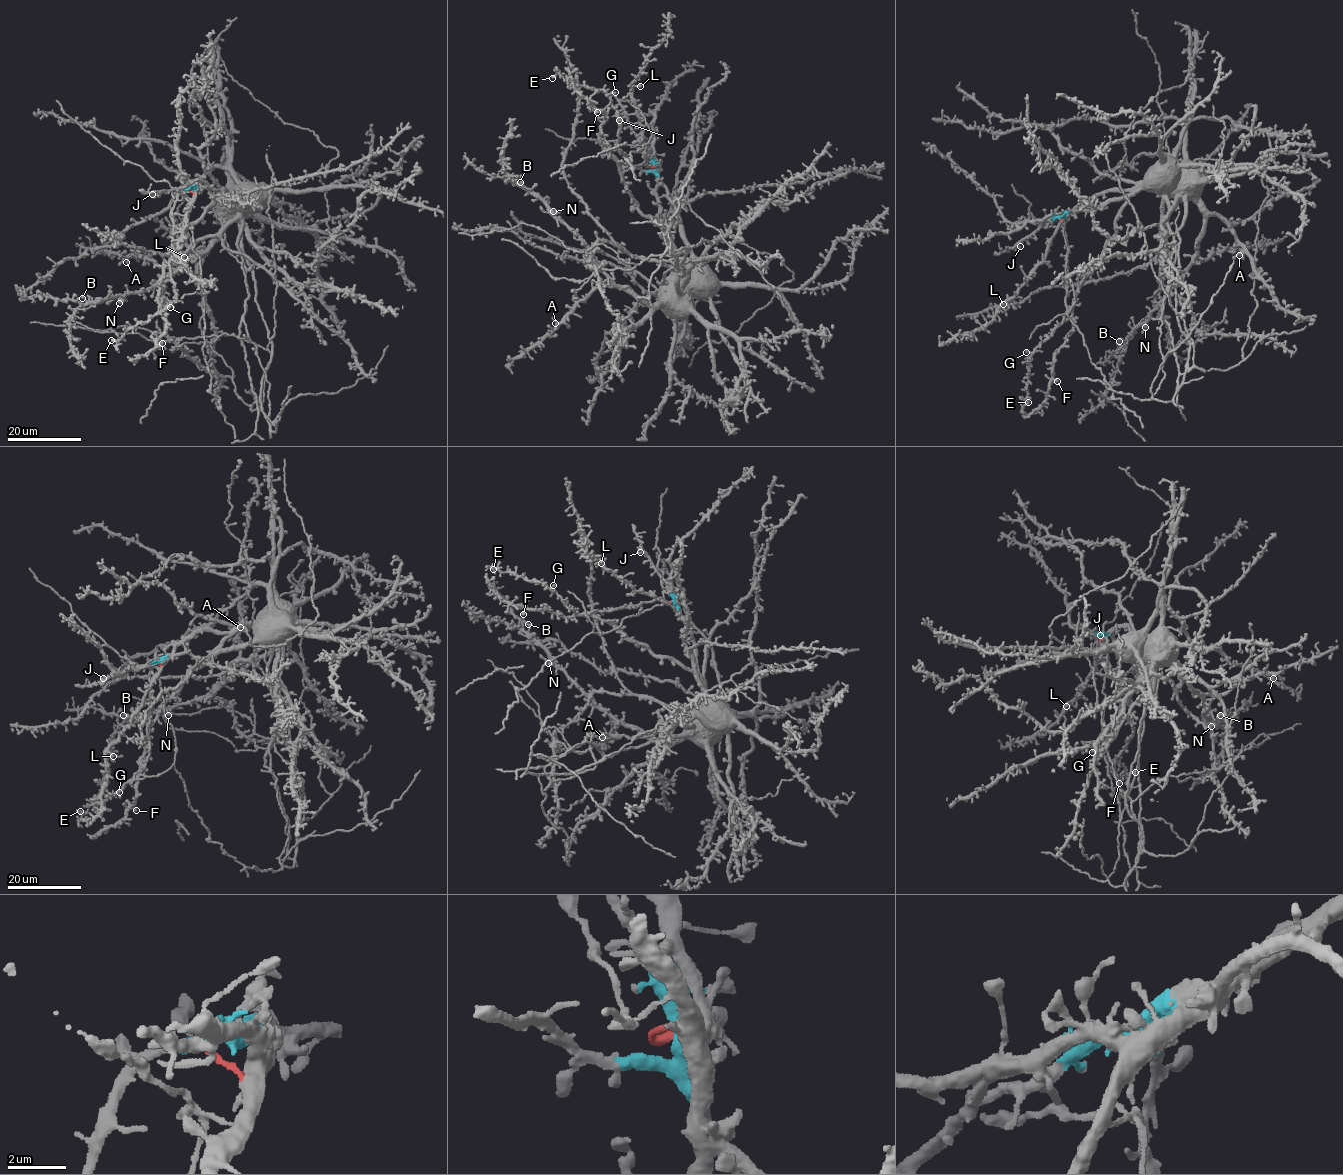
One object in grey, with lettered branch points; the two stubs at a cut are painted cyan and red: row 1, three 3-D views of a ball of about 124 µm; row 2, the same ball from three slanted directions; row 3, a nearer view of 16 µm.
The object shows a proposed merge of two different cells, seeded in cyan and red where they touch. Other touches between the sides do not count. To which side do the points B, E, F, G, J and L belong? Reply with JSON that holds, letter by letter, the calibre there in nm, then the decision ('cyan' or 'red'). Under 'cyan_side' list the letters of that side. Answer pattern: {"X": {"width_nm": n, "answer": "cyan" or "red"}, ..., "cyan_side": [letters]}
{"B": {"width_nm": 440, "answer": "red"}, "E": {"width_nm": 440, "answer": "cyan"}, "F": {"width_nm": 460, "answer": "red"}, "G": {"width_nm": 320, "answer": "cyan"}, "J": {"width_nm": 340, "answer": "cyan"}, "L": {"width_nm": 360, "answer": "red"}, "cyan_side": ["E", "G", "J"]}

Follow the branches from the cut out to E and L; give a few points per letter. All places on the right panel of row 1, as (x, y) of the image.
E: (1060, 216), (1064, 218), (1067, 243), (1067, 312), (1063, 323), (1027, 361), (1025, 400), (1029, 402)
L: (1060, 216), (1045, 259), (1003, 304)

